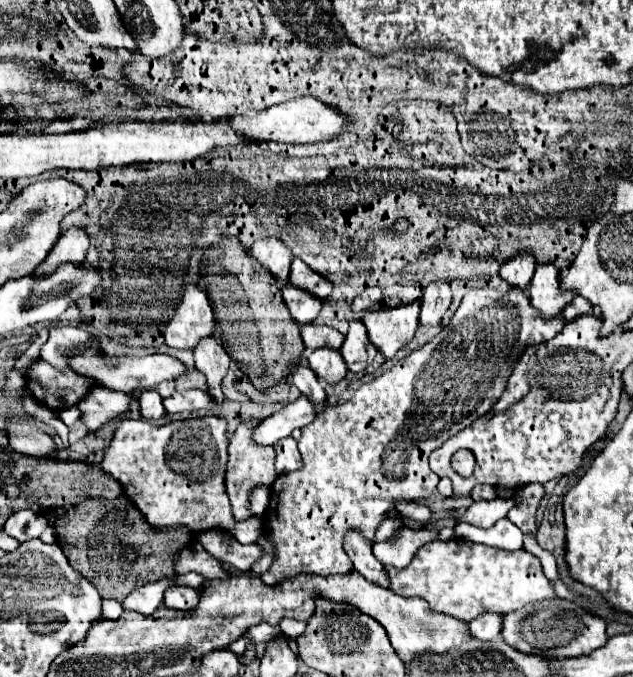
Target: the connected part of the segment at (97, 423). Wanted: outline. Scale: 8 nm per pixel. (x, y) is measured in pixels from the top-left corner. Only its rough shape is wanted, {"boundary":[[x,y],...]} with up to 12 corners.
{"boundary":[[98,387],[78,403],[98,431],[130,409],[130,393]]}

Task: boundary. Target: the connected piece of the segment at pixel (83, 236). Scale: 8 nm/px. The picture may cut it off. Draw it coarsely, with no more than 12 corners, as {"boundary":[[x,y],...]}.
{"boundary":[[70,227],[50,251],[36,275],[54,271],[64,261],[82,263],[90,235]]}

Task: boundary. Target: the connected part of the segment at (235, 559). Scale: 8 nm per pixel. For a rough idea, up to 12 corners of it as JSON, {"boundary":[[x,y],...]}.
{"boundary":[[200,533],[198,541],[234,569],[262,559],[258,543],[242,545],[224,535]]}

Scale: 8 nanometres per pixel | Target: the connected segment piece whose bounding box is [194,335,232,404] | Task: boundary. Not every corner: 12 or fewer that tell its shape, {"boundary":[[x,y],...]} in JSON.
{"boundary":[[216,335],[194,349],[196,369],[206,375],[208,393],[224,400],[221,382],[232,361]]}

